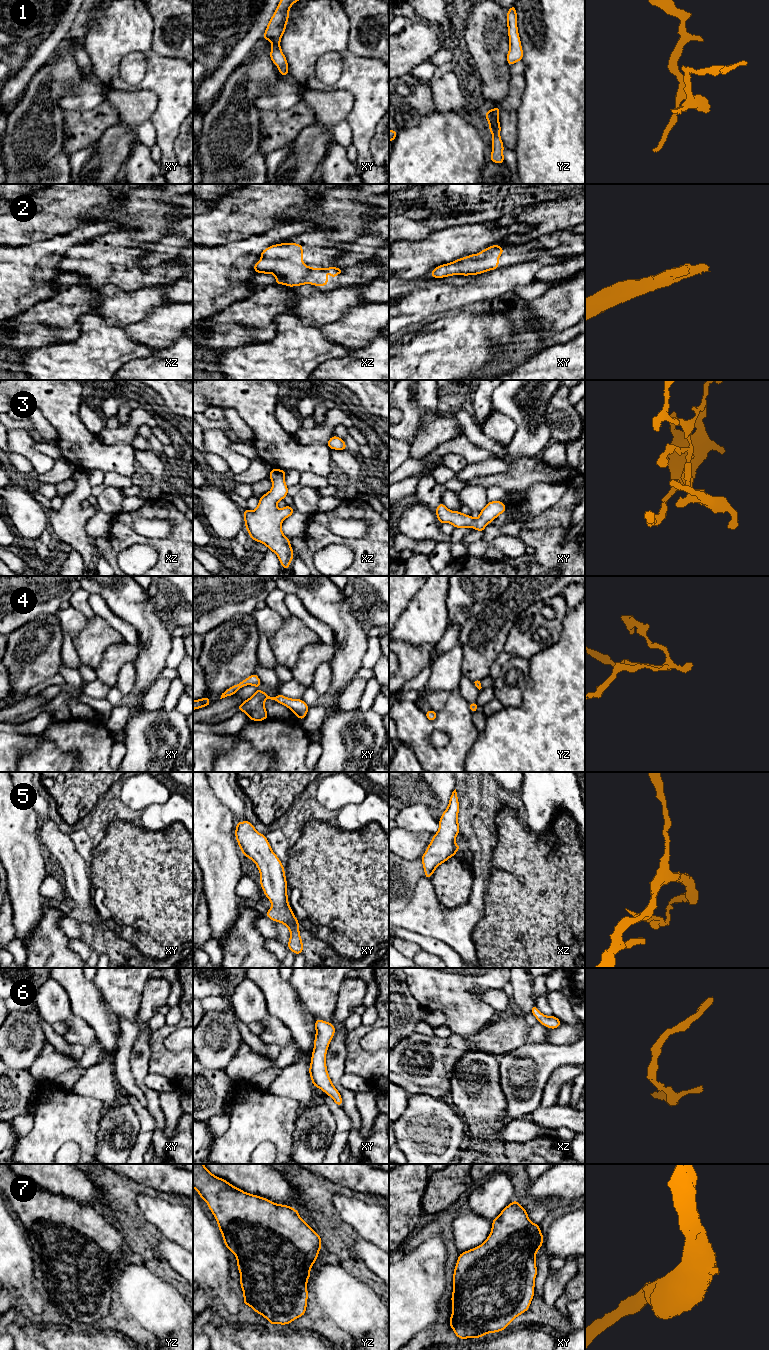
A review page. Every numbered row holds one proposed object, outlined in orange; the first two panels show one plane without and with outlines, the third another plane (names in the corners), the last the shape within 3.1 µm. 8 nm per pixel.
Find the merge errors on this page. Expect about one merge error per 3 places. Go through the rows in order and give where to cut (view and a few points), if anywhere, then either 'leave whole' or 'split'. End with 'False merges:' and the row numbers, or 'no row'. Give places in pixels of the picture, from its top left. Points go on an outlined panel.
1: no cut; leave whole
2: no cut; leave whole
3: no cut; leave whole
4: no cut; leave whole
5: no cut; leave whole
6: no cut; leave whole
7: no cut; leave whole
False merges: no row

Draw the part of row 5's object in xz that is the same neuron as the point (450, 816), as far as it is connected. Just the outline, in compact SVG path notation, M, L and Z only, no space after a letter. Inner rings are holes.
M456 789L452 792L447 809L439 820L438 832L433 835L432 841L421 857L425 878L430 879L436 868L446 862L461 848L454 841L459 835L459 802Z

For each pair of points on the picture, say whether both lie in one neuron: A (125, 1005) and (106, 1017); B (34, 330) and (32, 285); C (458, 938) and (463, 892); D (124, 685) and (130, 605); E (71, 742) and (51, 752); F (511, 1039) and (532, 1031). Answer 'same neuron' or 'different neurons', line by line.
A: different neurons
B: different neurons
C: different neurons
D: different neurons
E: different neurons
F: same neuron

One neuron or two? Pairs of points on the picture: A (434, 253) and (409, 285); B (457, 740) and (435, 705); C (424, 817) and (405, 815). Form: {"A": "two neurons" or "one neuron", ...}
{"A": "two neurons", "B": "two neurons", "C": "one neuron"}

